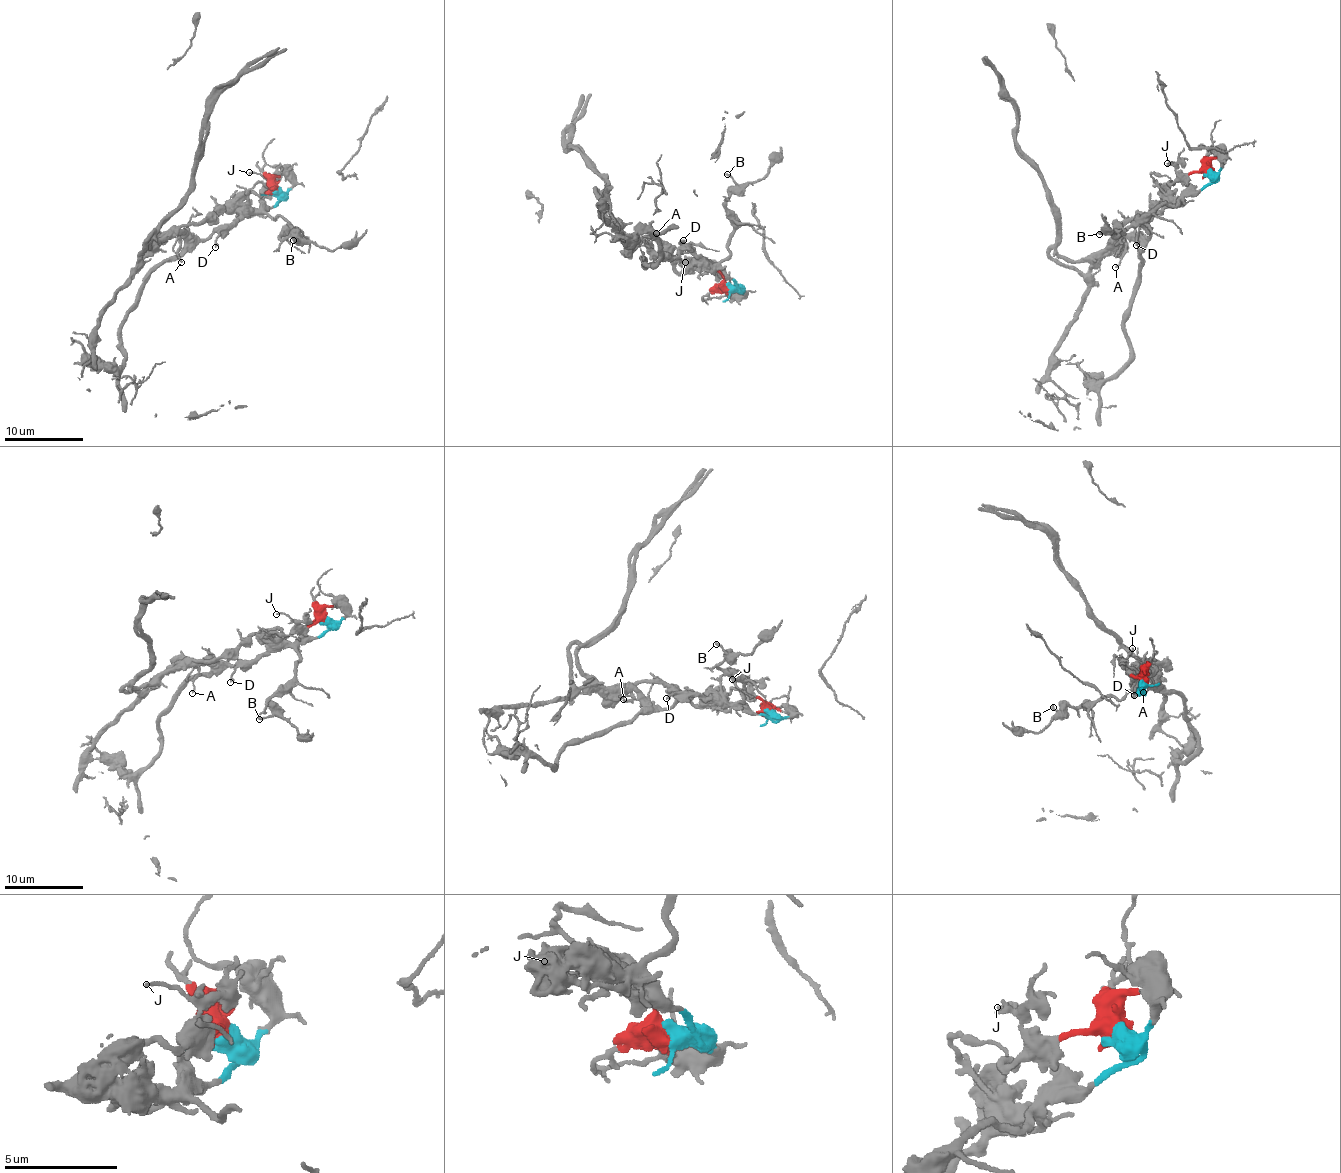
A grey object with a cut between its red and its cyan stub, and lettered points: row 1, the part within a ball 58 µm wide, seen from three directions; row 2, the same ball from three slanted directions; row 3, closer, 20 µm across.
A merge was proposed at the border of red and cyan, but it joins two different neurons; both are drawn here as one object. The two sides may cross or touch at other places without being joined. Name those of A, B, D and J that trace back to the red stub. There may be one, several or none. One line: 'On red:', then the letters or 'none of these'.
On red: A, J

